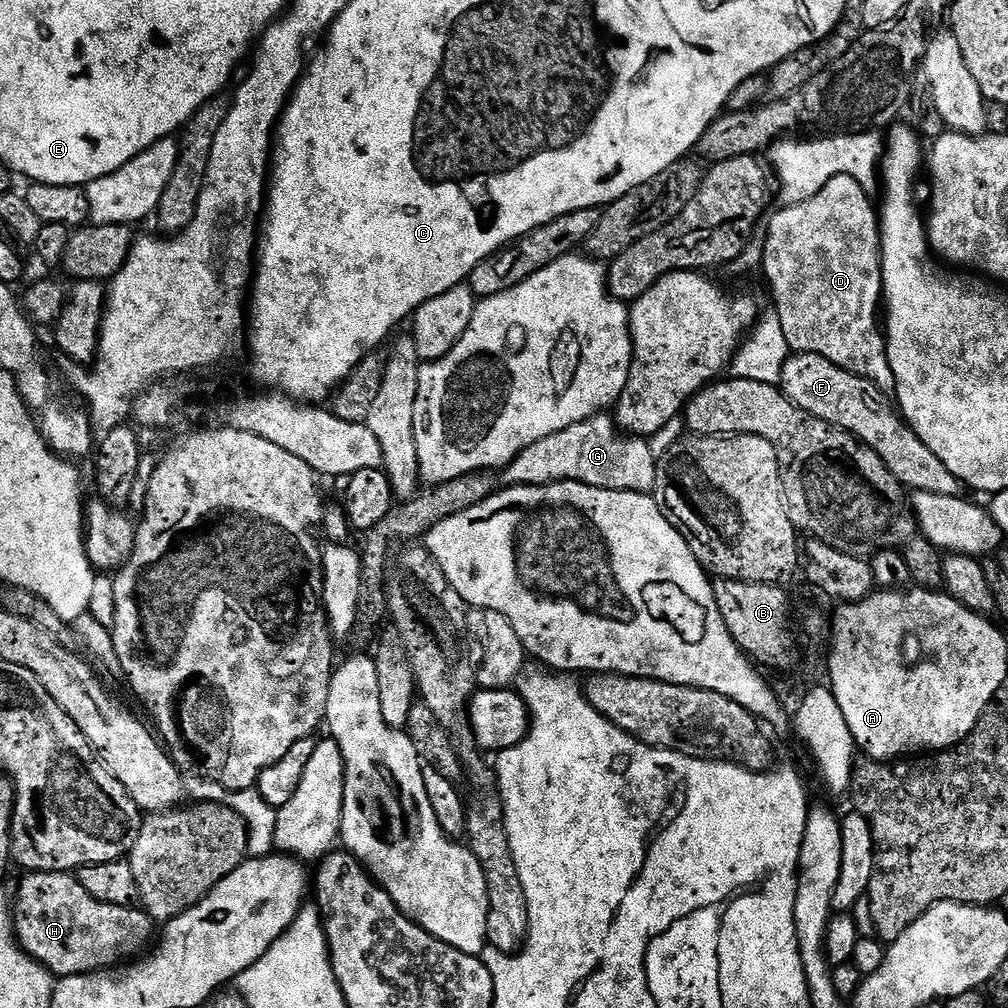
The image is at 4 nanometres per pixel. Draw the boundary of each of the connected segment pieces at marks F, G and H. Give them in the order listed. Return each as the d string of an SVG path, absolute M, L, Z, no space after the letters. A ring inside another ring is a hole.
M797 352L789 355L782 366L778 387L786 394L786 398L790 398L790 402L802 410L838 426L843 432L849 432L870 446L870 450L874 450L874 454L886 462L890 474L894 474L894 478L898 478L905 489L947 496L961 495L960 480L950 474L938 454L934 454L934 450L930 450L930 446L926 446L926 442L914 434L907 420L901 417L897 405L890 399L889 393L883 392L866 378L834 366L834 362L818 354Z
M597 414L588 420L578 422L574 426L566 426L566 430L558 430L534 446L526 446L513 460L506 465L502 472L502 480L507 487L516 488L519 484L526 486L546 486L554 482L582 482L599 488L609 488L619 492L655 493L656 490L656 461L657 453L652 453L652 448L647 439L638 436L629 436L621 432L615 419L608 414Z
M28 872L25 877L20 889L14 892L16 939L24 952L44 965L53 977L81 976L114 968L121 962L139 957L149 947L148 939L152 936L154 922L139 907L110 906L106 902L98 902L98 898L90 898L75 875L67 872Z

